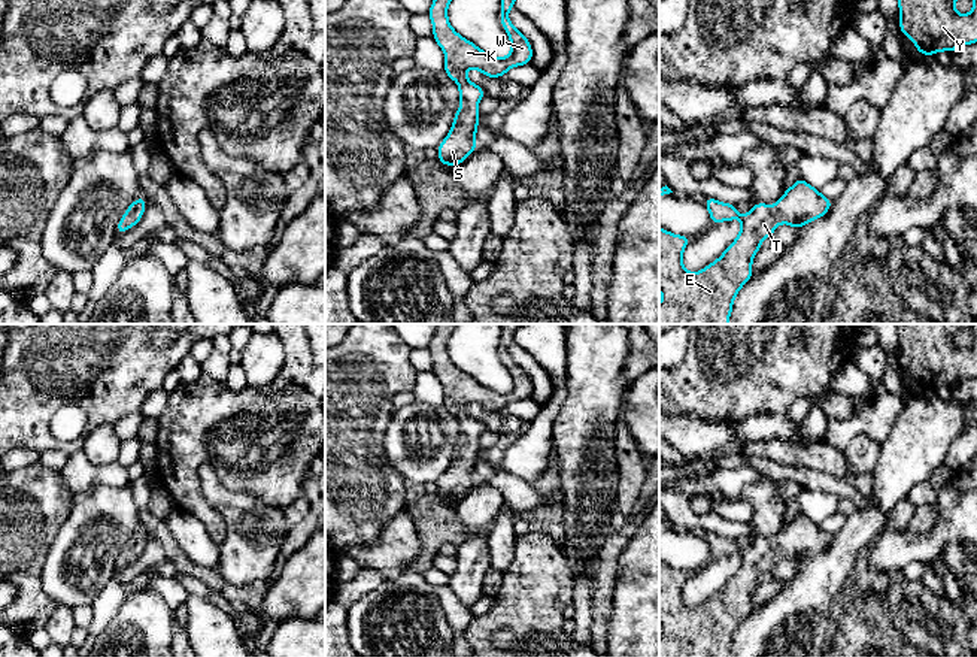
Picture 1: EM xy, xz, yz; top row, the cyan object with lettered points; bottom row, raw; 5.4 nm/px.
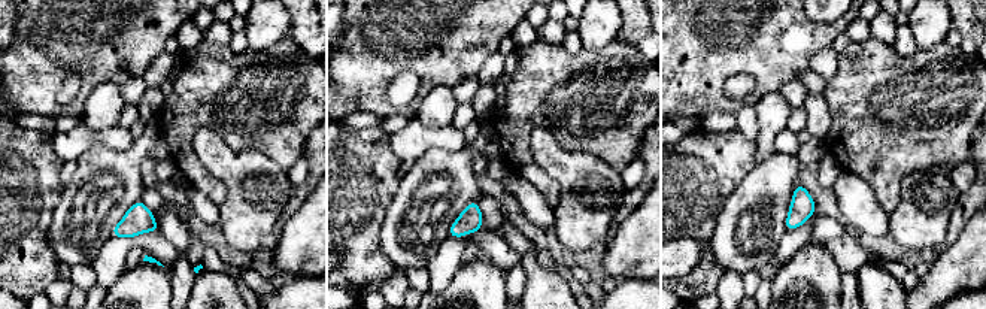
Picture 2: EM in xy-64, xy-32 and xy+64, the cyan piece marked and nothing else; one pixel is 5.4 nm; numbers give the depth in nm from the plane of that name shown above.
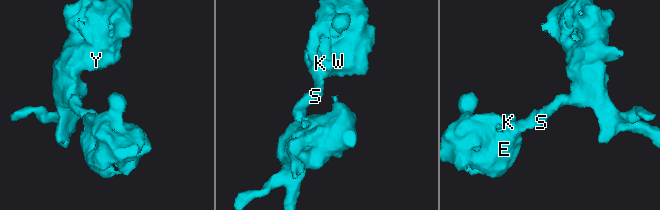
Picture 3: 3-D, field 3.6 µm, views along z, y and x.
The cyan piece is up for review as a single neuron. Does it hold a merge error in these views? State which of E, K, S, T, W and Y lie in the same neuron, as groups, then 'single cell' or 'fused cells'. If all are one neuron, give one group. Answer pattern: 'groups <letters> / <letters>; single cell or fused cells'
groups E K S T W Y; single cell

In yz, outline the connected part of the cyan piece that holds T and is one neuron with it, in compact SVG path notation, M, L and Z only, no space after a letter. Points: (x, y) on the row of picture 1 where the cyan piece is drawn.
M801 178L783 193L774 206L753 203L752 211L746 215L740 215L735 205L710 197L703 200L710 212L711 224L738 218L741 230L716 261L697 273L689 273L683 267L682 254L692 237L673 234L659 227L659 290L662 291L659 324L728 324L737 293L753 276L752 260L761 249L761 242L771 237L780 222L799 228L822 218L832 206L831 199L823 197L819 190Z

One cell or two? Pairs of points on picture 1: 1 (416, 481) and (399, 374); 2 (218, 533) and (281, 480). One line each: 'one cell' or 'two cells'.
1: two cells
2: one cell

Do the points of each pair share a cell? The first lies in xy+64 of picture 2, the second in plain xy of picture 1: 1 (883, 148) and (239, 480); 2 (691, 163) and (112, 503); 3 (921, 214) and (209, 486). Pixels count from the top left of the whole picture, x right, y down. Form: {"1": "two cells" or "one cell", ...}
{"1": "one cell", "2": "two cells", "3": "one cell"}

